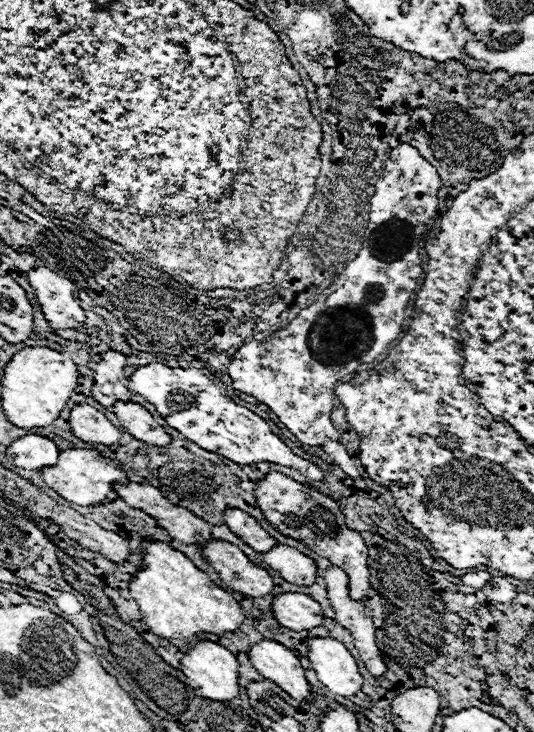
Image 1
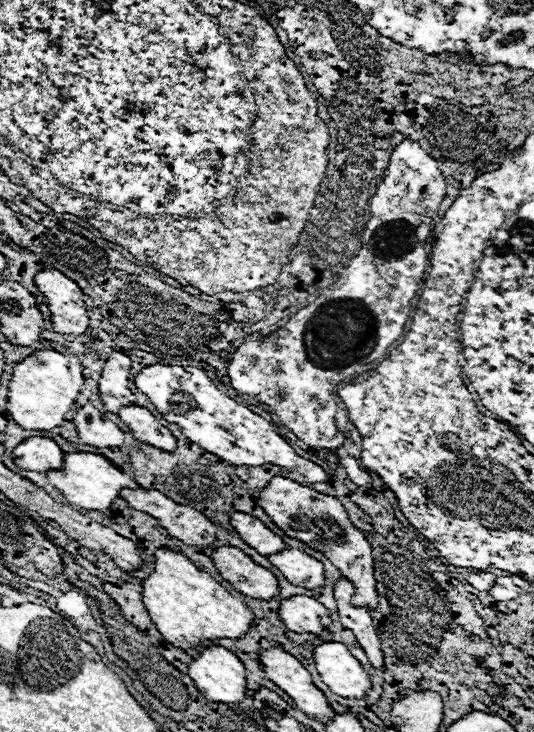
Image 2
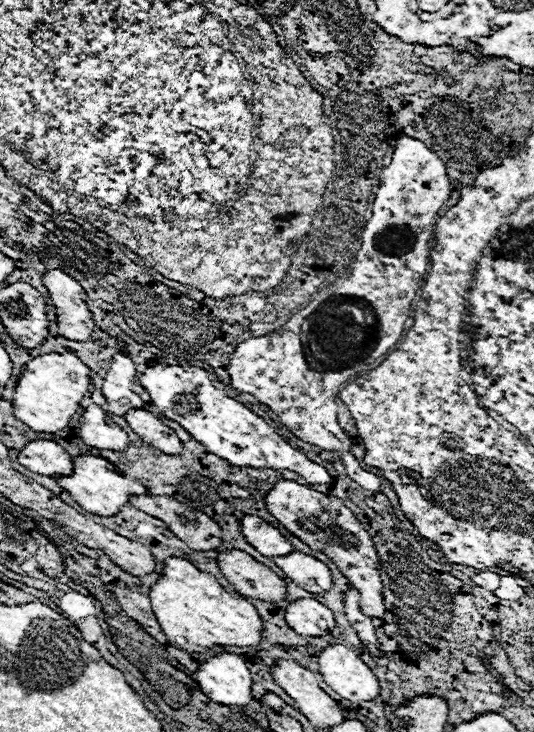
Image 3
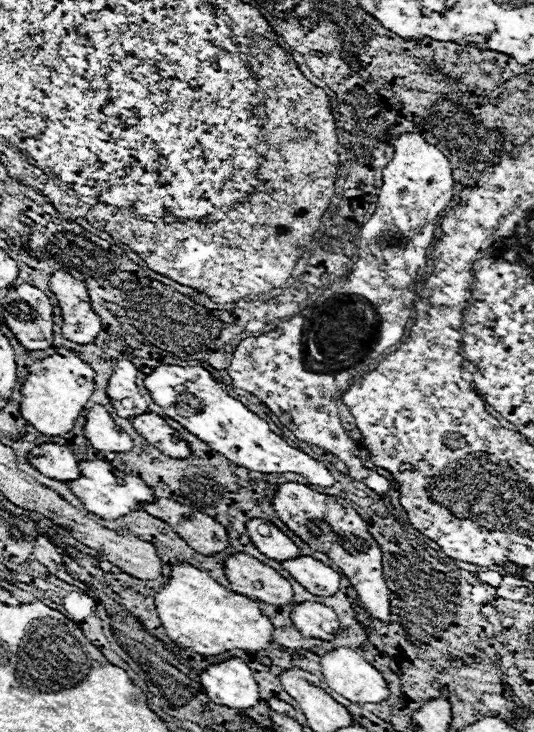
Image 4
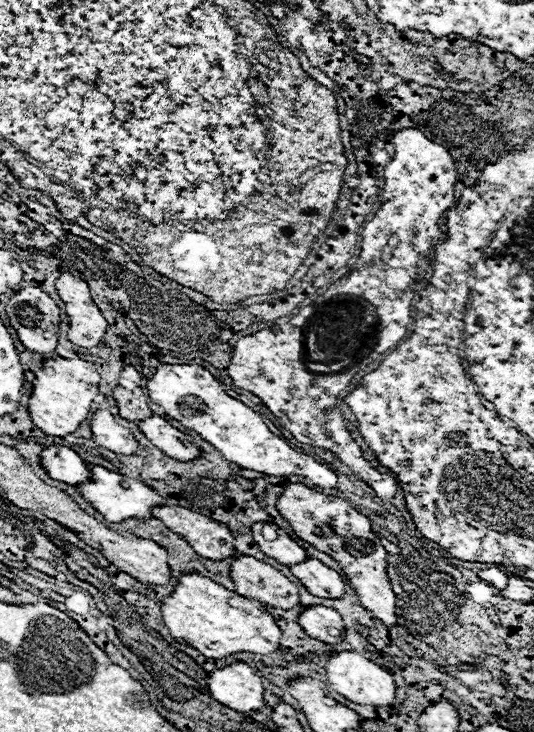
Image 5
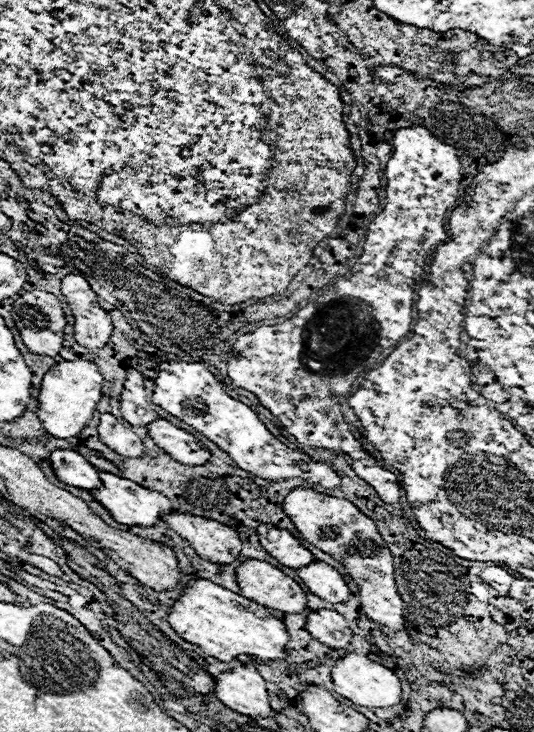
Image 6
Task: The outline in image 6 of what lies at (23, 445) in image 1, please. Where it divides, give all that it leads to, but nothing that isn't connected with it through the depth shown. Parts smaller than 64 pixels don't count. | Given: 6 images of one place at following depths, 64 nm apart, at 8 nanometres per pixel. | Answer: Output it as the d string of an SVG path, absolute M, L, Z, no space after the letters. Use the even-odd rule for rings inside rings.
M54 450L50 454L52 468L64 484L82 488L82 490L92 490L92 488L102 488L100 480L100 470L92 466L82 454L74 450Z

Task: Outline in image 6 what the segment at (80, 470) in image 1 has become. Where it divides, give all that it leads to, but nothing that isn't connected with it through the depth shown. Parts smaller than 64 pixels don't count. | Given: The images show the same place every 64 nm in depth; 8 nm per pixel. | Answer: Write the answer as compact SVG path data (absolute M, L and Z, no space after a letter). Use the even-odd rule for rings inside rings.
M100 472L100 478L102 478L102 484L104 488L100 490L92 490L94 498L110 510L110 514L114 516L116 522L120 524L128 524L128 526L144 526L144 528L152 528L160 522L160 516L162 514L168 514L168 512L174 512L172 508L172 502L162 496L160 492L154 492L154 490L148 490L128 478L120 478L120 476L114 476L110 472Z

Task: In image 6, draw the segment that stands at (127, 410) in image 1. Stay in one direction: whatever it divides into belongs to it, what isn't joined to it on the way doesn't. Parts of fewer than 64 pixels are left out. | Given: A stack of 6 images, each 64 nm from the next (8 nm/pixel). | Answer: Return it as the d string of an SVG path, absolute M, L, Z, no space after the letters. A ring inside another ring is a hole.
M158 418L156 422L148 424L150 428L150 438L164 450L168 452L174 460L178 460L180 464L188 464L188 466L198 466L198 464L206 464L210 460L210 450L204 448L196 436L188 434L186 430L176 428L174 424L170 424L168 420Z

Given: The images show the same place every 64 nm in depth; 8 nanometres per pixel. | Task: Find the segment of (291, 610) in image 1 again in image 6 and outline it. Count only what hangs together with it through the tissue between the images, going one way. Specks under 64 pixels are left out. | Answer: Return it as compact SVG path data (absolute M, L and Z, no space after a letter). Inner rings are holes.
M318 610L308 614L306 628L316 640L328 644L328 648L348 648L354 632L348 628L342 614L334 610Z

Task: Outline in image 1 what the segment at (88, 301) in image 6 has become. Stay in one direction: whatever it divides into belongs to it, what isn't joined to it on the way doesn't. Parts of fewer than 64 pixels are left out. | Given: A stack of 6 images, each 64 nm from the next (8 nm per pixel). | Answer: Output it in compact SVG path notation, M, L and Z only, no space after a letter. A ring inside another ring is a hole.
M48 268L30 270L28 280L46 320L54 330L74 330L86 322L78 288L72 280L58 276Z

